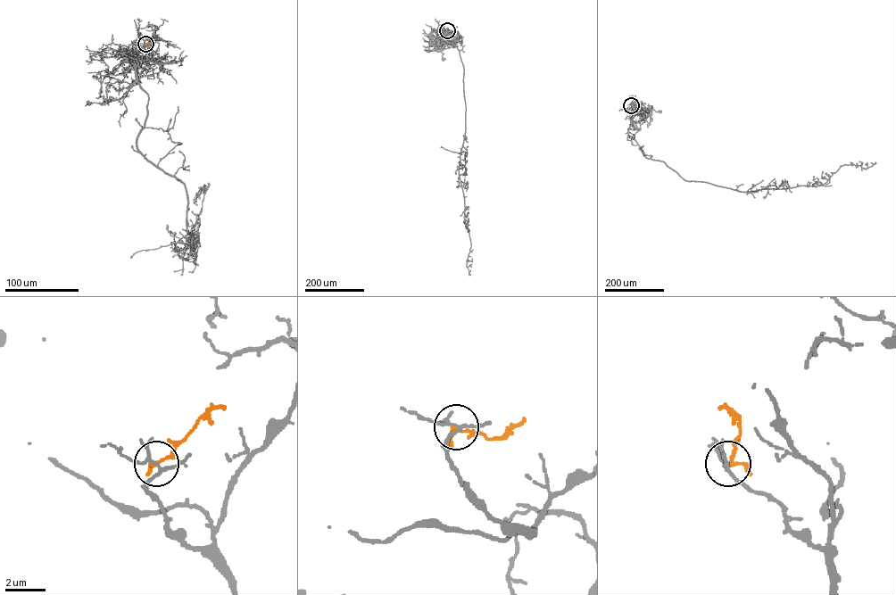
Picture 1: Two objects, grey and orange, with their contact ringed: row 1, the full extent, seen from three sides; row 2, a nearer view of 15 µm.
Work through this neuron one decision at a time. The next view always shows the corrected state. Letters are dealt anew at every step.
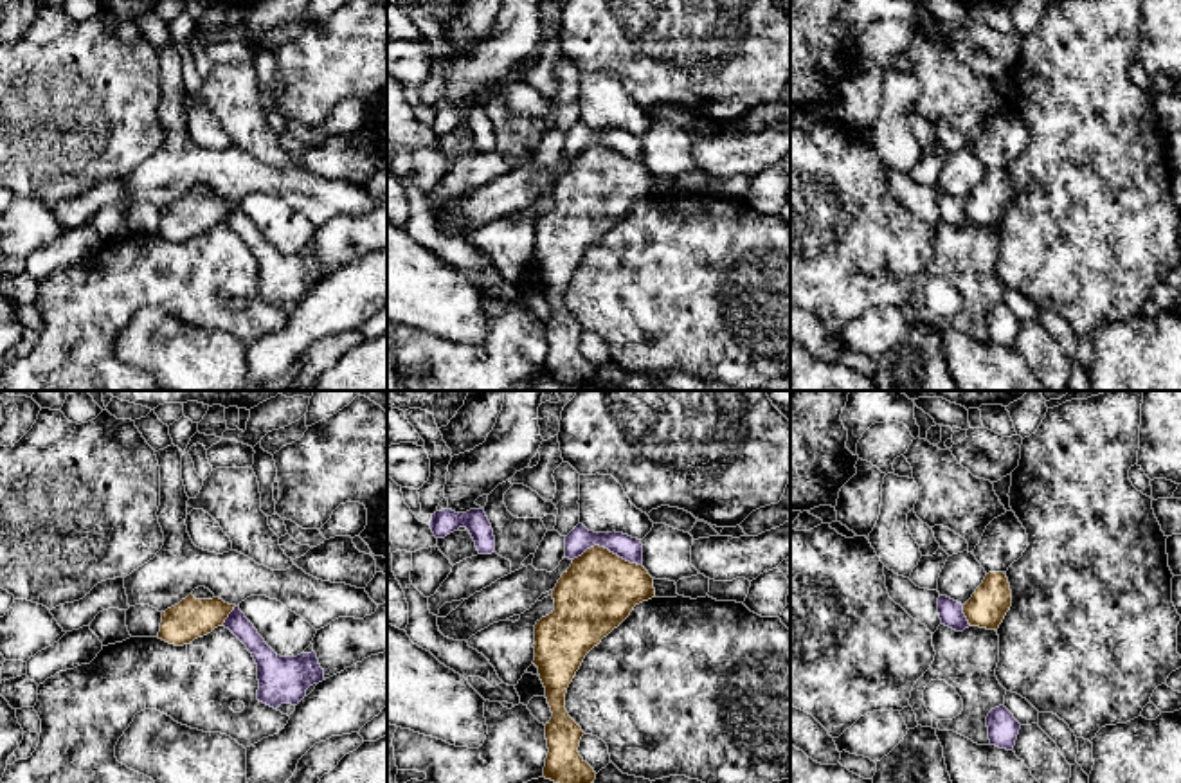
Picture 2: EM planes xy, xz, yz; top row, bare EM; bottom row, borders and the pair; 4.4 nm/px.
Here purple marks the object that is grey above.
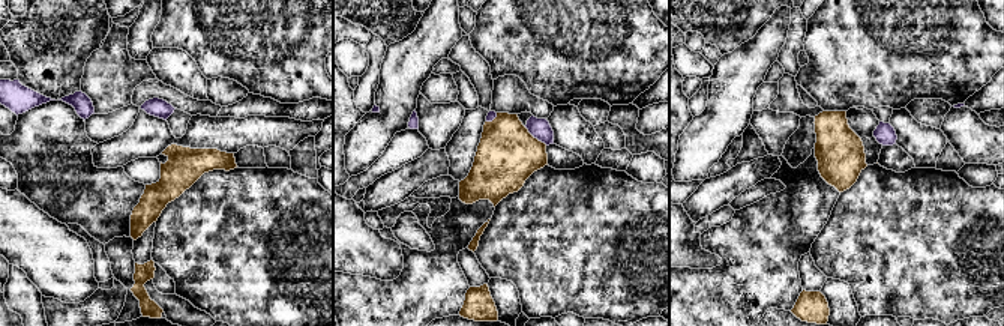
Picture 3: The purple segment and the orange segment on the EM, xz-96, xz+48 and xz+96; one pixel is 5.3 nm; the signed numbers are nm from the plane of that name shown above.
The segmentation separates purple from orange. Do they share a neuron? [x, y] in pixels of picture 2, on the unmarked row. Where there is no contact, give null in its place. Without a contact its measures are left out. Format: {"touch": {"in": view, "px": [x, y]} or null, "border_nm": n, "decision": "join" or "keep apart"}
{"touch": {"in": "xz", "px": [607, 144]}, "border_nm": 320, "decision": "keep apart"}

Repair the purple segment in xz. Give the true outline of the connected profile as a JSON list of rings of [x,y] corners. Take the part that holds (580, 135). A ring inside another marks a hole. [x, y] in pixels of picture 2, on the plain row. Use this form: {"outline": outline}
{"outline": [[[578,121],[565,133],[565,155],[574,157],[581,153],[587,146],[600,142],[618,151],[619,155],[643,162],[643,140],[637,135],[632,135],[623,130],[594,130],[589,128],[583,121]]]}

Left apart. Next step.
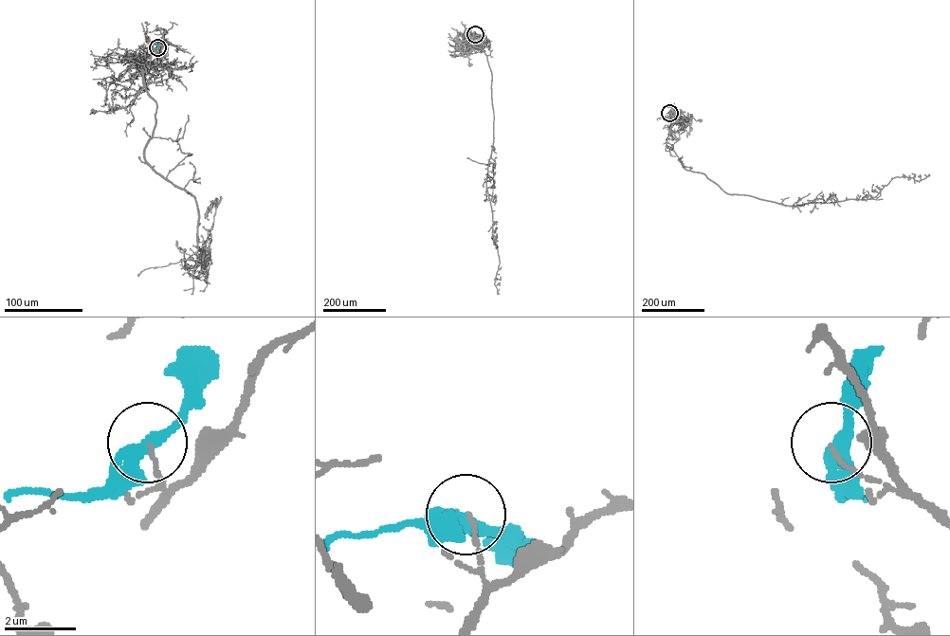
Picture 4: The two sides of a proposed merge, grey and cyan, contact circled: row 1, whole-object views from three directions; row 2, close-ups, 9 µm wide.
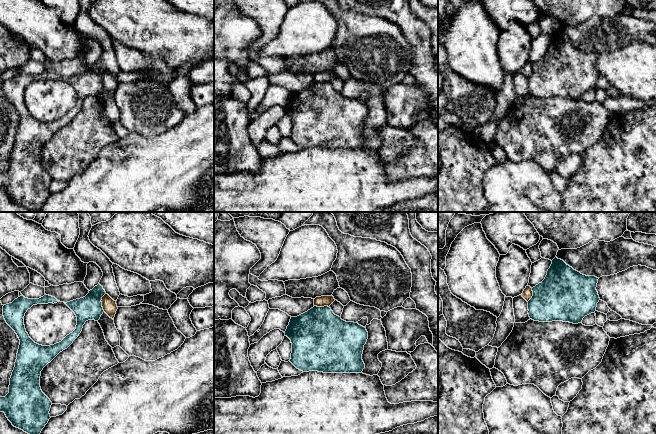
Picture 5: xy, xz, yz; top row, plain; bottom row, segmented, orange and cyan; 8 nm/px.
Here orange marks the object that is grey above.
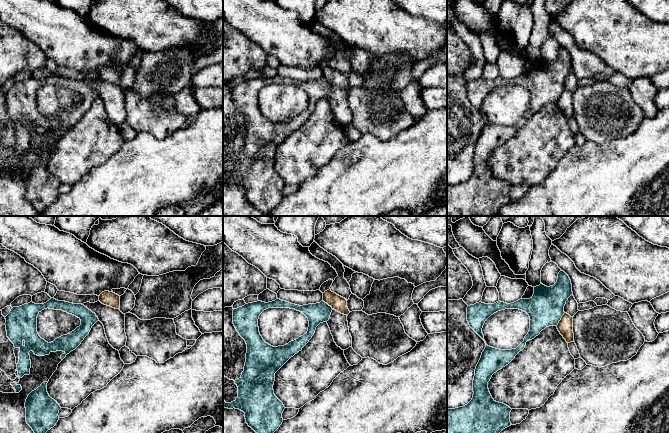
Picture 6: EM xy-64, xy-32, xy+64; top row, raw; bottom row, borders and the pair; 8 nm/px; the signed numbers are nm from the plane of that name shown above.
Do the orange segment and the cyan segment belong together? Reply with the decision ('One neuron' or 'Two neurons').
Two neurons

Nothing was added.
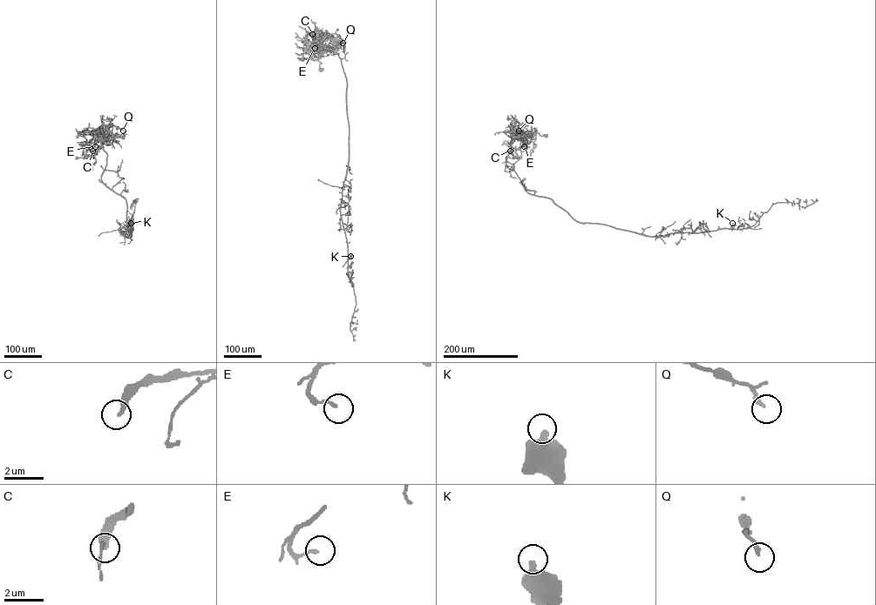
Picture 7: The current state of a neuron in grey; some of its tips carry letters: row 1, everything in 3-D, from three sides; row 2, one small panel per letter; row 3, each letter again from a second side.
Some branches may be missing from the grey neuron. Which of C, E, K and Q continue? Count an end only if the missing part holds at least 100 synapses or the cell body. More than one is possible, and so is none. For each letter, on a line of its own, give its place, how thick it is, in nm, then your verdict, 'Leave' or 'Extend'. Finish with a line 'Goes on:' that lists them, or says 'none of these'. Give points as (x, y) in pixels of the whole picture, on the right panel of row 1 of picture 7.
C: Place: (510, 151). Thickness 320 nm. Leave
E: Place: (524, 146). Thickness 150 nm. Leave
K: Place: (732, 223). Thickness 480 nm. Leave
Q: Place: (519, 131). Thickness 180 nm. Leave
Goes on: none of these

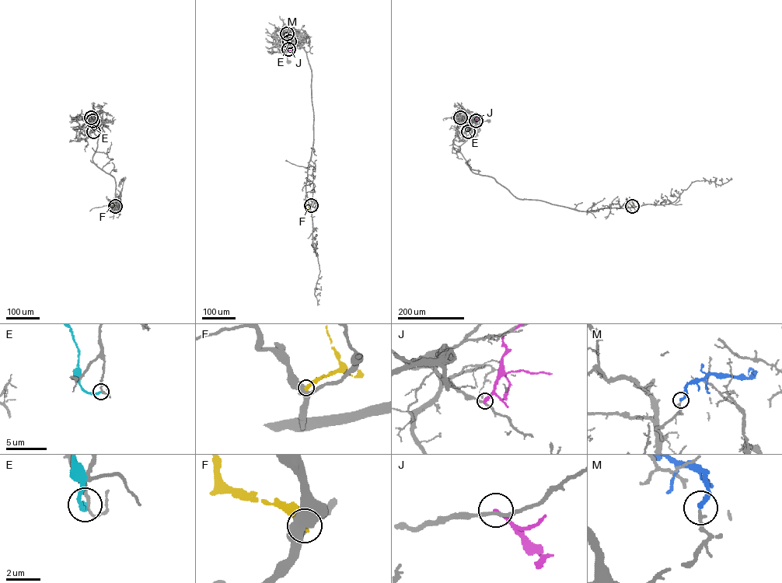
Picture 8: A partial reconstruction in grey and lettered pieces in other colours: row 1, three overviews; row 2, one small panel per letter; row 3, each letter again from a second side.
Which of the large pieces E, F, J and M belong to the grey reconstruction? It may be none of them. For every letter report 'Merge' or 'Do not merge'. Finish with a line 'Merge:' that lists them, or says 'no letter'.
E: Do not merge
F: Do not merge
J: Do not merge
M: Do not merge
Merge: no letter

